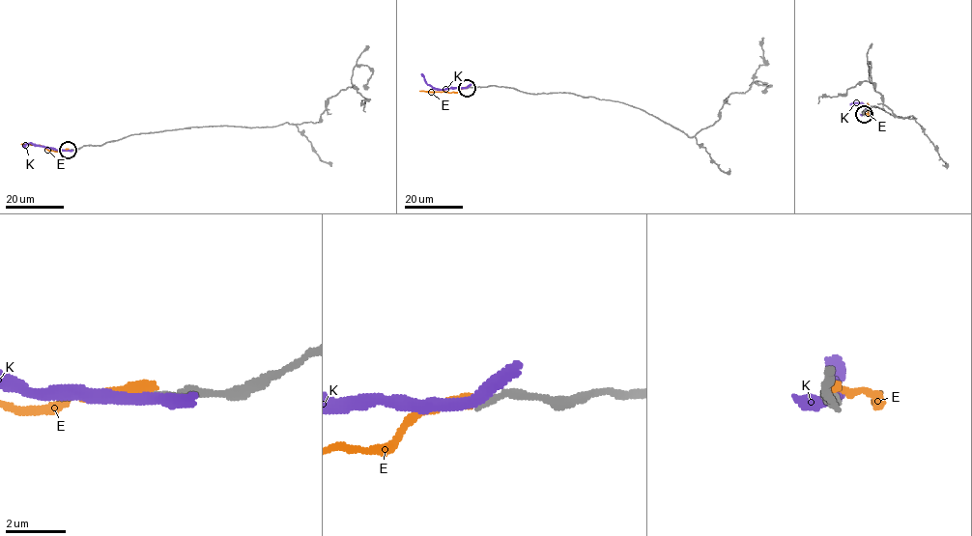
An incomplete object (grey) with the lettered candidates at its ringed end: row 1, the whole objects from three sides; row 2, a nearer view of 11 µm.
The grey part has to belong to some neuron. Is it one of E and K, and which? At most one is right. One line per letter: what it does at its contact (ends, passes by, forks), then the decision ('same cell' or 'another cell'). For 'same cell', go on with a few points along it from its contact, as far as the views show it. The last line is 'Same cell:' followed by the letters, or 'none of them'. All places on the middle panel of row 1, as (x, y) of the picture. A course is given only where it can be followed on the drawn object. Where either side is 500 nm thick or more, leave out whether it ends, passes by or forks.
E: it ends | another cell
K: it passes by | another cell
Same cell: none of them

